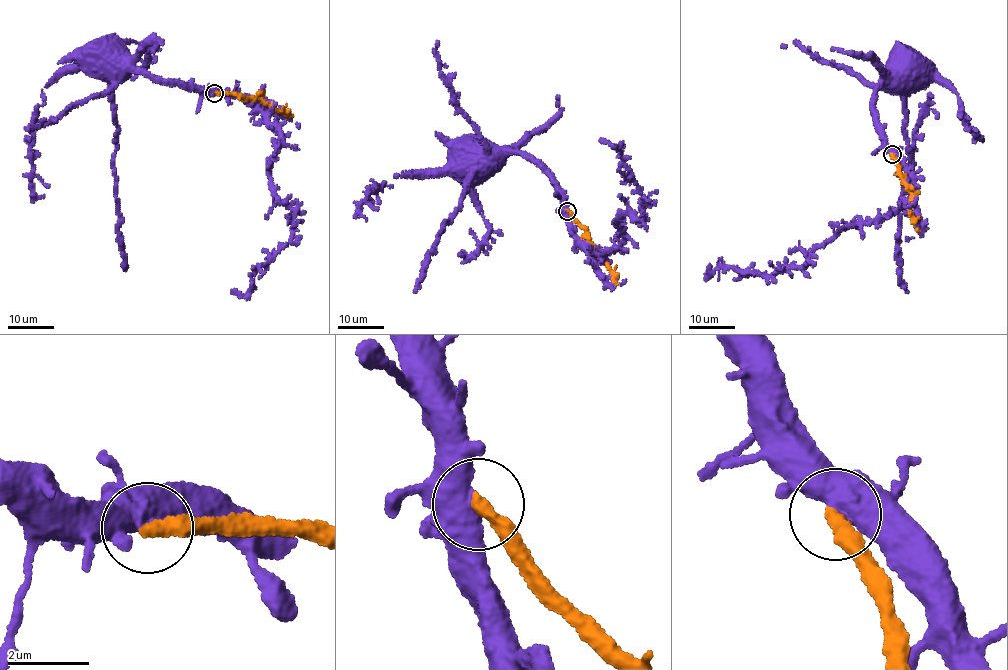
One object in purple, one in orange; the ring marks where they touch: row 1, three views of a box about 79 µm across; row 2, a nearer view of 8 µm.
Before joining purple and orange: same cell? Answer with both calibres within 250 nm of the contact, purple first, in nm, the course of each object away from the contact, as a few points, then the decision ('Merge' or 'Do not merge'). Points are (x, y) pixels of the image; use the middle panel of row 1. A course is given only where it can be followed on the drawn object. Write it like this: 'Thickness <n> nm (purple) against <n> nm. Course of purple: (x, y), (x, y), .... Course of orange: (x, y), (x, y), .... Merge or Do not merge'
Thickness 800 nm (purple) against 360 nm. Course of purple: (567, 211), (539, 164), (509, 152), (476, 171), (424, 261), (415, 292). Course of orange: (568, 211), (584, 227), (617, 284). Do not merge

